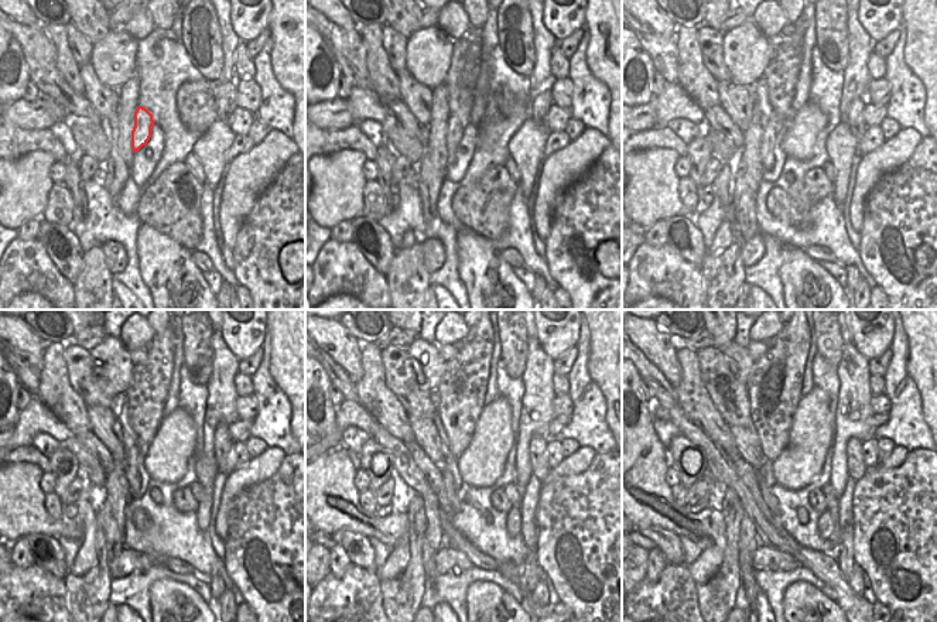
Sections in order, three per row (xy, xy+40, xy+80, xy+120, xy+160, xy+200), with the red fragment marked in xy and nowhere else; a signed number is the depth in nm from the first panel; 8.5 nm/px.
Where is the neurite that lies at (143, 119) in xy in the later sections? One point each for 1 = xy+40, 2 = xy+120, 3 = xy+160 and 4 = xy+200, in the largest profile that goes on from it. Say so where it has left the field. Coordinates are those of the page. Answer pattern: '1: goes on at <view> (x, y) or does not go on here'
1: goes on at xy+40 (455, 129)
2: goes on at xy+120 (132, 464)
3: goes on at xy+160 (451, 478)
4: goes on at xy+200 (766, 481)

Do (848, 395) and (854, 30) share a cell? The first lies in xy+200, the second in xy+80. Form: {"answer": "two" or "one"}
{"answer": "one"}

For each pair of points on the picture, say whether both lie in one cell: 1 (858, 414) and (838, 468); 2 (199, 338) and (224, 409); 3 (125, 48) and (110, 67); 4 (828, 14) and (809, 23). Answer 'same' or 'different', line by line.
1: same
2: different
3: same
4: different

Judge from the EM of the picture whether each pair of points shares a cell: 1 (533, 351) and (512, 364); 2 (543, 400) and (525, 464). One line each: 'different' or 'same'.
1: different
2: same

